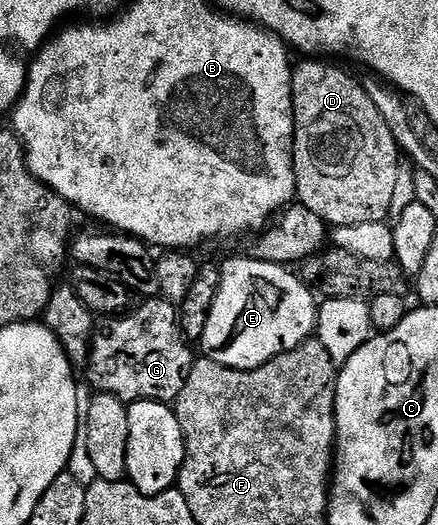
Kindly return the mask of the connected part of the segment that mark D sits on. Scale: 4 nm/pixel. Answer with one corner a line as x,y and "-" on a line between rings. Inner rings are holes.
302,59
293,66
297,204
316,211
330,227
386,221
400,164
398,144
376,103
368,99
362,81
326,61
329,60

